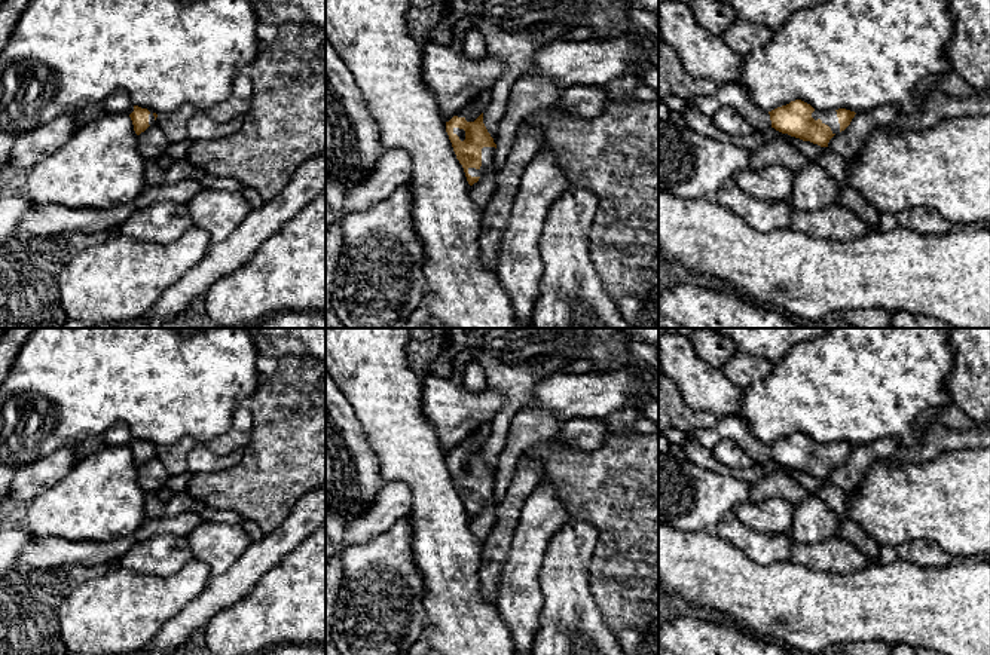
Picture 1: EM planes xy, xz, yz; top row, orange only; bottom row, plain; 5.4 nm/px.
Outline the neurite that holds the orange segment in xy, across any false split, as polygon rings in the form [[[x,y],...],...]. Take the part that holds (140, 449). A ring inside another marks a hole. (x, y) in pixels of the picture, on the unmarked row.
[[[117,422],[103,434],[85,440],[76,447],[76,456],[77,459],[82,459],[113,444],[126,446],[132,453],[137,468],[144,465],[149,459],[156,457],[158,447],[135,438],[129,431],[129,426],[123,422]]]

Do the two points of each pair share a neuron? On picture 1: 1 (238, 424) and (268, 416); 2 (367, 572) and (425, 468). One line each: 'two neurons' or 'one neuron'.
1: two neurons
2: two neurons

